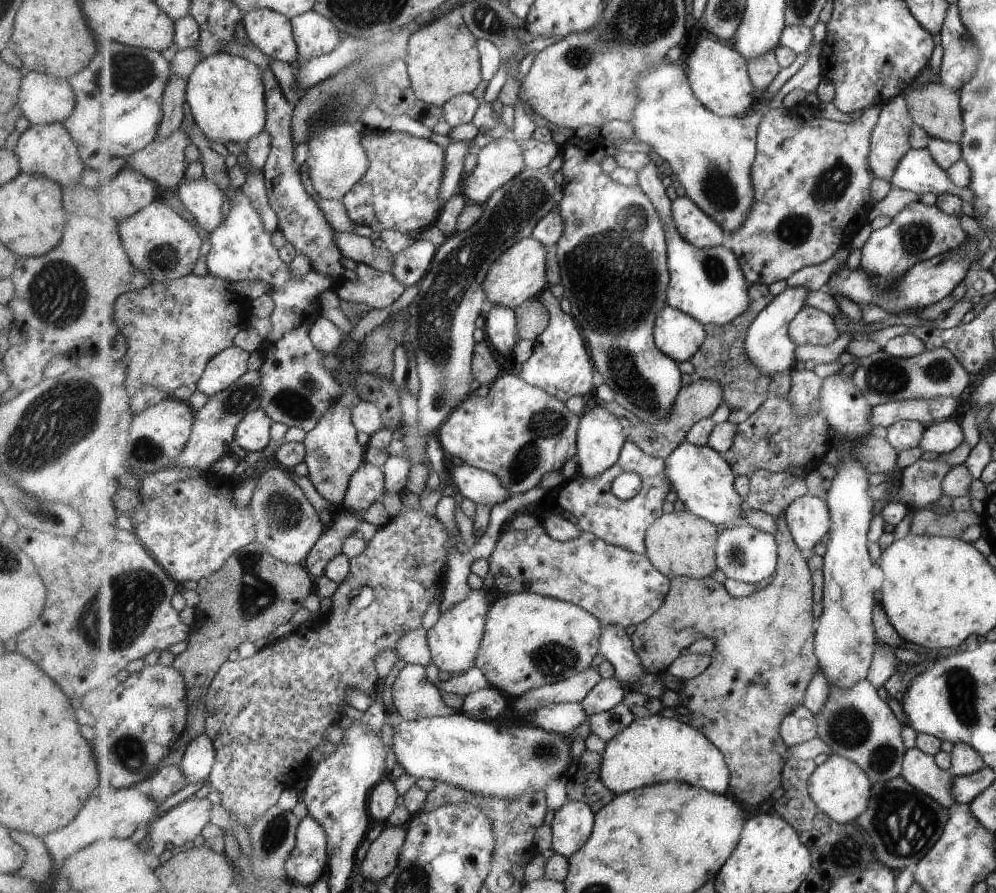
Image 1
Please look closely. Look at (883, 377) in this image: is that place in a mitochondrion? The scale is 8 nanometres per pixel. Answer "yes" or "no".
yes

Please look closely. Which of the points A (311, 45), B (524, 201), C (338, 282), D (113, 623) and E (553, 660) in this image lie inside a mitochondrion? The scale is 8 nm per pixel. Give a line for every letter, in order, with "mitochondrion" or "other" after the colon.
A: other
B: mitochondrion
C: other
D: mitochondrion
E: mitochondrion

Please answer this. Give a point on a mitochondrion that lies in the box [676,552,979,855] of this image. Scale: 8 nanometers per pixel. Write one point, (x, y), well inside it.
(848, 728)

